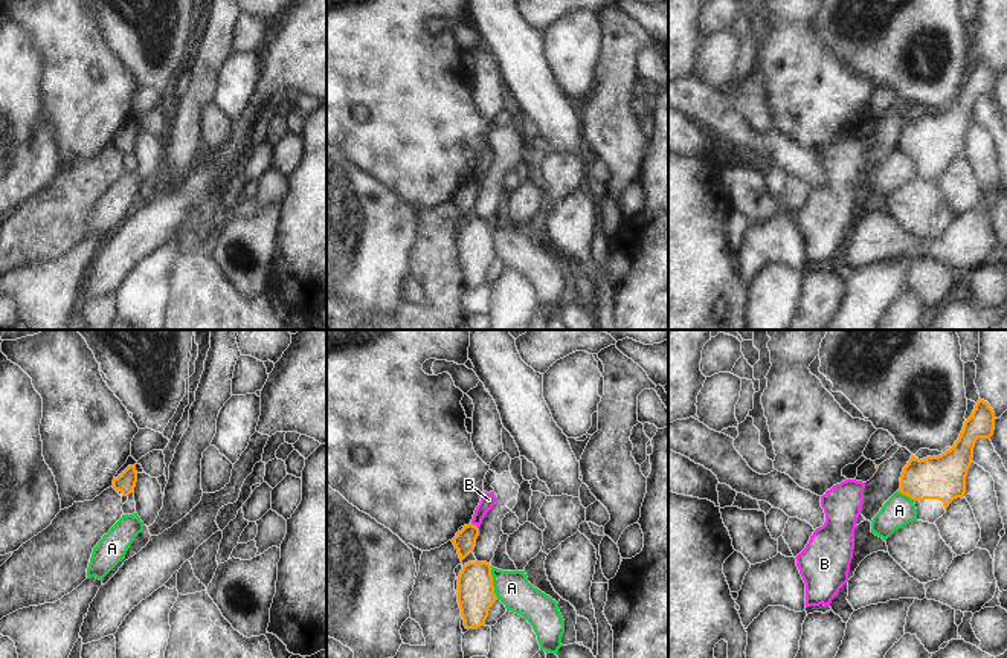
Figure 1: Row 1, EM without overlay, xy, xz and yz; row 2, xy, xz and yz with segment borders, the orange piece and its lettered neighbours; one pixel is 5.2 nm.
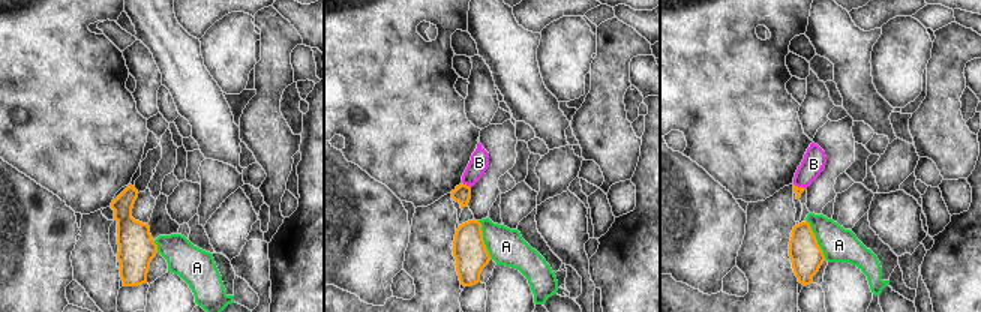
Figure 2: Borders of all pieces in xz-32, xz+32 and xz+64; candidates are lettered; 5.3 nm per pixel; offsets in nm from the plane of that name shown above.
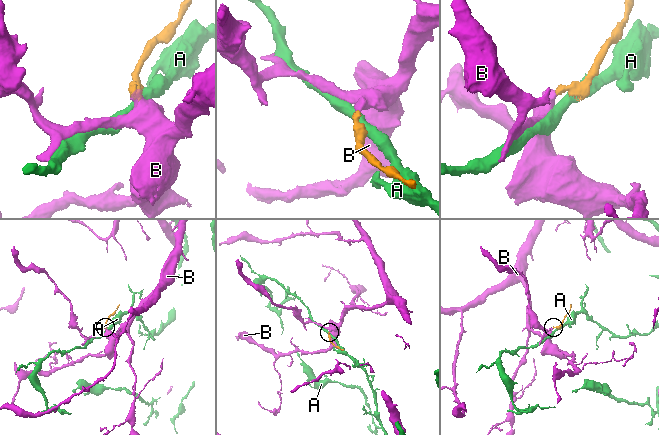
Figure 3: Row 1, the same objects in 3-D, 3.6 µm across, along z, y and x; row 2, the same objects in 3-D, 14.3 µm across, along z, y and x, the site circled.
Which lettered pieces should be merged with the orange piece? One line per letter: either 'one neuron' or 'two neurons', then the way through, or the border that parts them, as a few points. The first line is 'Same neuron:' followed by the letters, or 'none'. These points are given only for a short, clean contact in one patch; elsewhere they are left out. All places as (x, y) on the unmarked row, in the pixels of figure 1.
Same neuron: none
A: two neurons | along xz (490, 225), (493, 248), (498, 257)
B: two neurons | along xz (472, 180), (478, 187)

